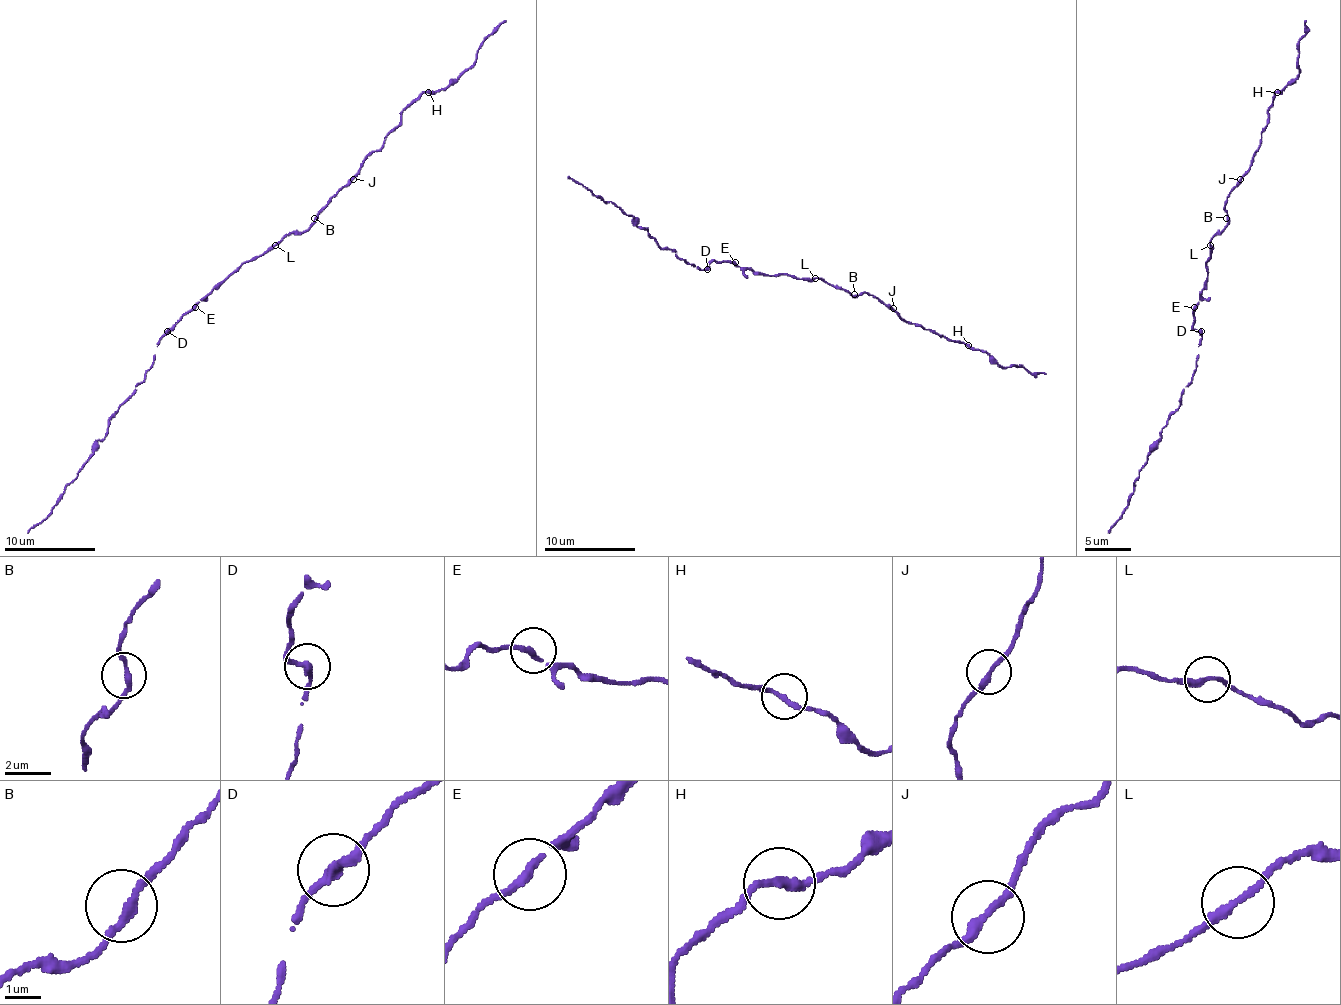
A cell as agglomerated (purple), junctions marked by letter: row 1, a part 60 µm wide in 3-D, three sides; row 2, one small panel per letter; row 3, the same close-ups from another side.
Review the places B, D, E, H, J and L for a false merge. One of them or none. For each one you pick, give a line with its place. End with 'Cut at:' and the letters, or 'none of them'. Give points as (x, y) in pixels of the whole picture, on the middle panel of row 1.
Cut at: none of them

